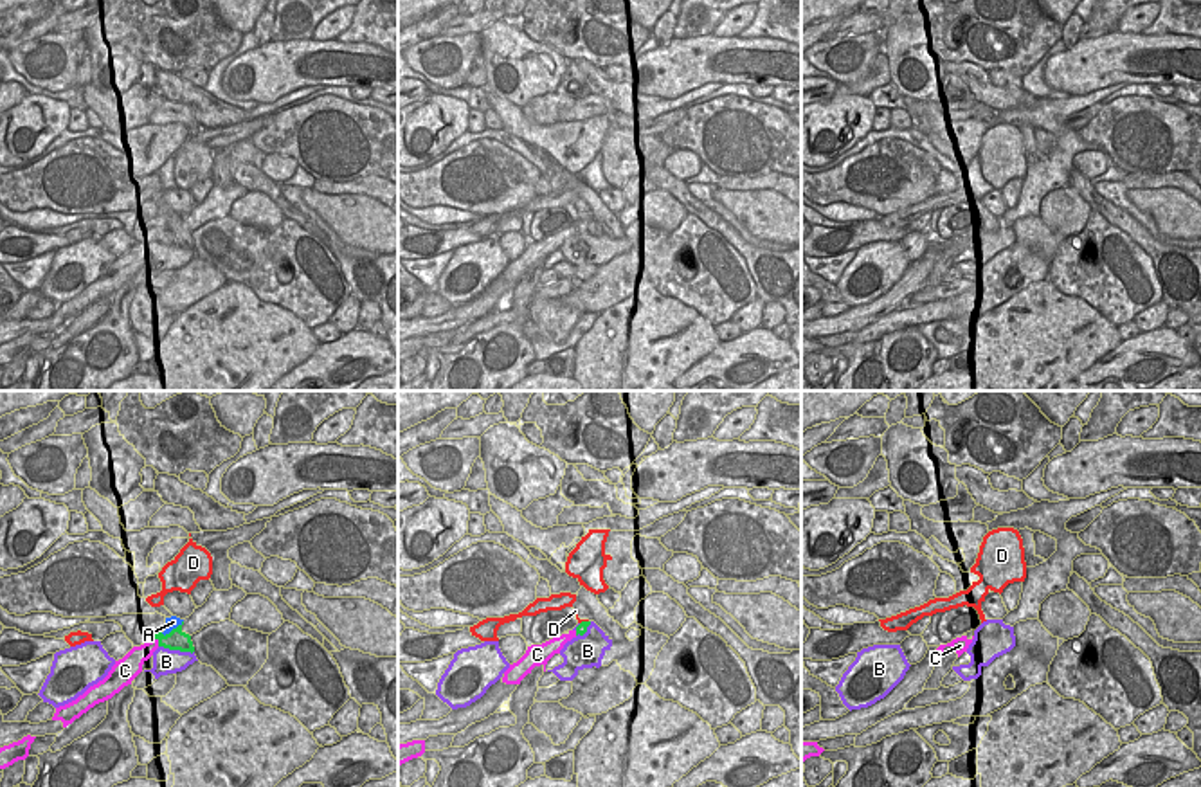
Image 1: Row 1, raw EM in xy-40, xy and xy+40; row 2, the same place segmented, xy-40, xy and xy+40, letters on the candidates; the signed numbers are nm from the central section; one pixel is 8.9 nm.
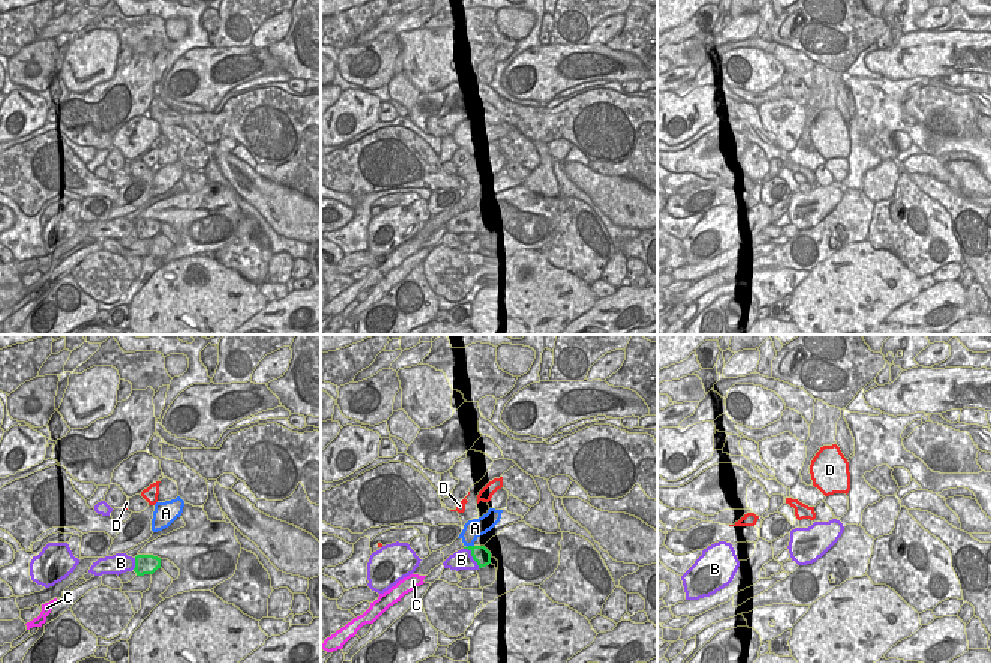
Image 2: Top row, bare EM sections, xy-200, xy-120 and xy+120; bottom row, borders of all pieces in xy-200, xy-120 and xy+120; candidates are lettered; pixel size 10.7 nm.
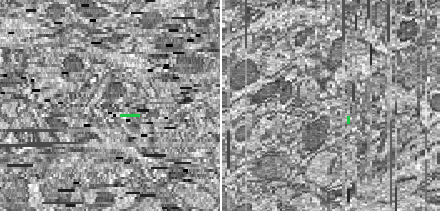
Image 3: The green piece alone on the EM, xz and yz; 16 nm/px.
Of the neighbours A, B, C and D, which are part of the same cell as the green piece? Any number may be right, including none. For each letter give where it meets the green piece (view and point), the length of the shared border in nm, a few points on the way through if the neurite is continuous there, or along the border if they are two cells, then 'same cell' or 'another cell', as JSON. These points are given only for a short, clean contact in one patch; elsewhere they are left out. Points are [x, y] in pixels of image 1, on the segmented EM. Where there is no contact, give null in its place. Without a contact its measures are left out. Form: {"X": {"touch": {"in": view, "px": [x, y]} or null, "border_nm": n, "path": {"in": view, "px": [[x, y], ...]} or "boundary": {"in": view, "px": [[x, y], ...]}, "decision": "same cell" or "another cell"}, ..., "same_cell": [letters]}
{"A": {"touch": {"in": "xy-40", "px": [173, 629]}, "border_nm": 240, "boundary": {"in": "xy-40", "px": [[182, 620], [168, 633], [161, 633]]}, "decision": "another cell"}, "B": {"touch": {"in": "xy-40", "px": [177, 649]}, "border_nm": 320, "decision": "another cell"}, "C": {"touch": {"in": "xy-40", "px": [159, 642]}, "border_nm": 100, "boundary": {"in": "xy-40", "px": [[153, 638], [159, 645]]}, "decision": "another cell"}, "D": {"touch": {"in": "xy", "px": [584, 622]}, "border_nm": 90, "boundary": {"in": "xy", "px": [[587, 620], [580, 624]]}, "decision": "another cell"}, "same_cell": []}

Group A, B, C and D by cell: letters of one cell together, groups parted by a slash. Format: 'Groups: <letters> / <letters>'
Groups: A C / B / D.

